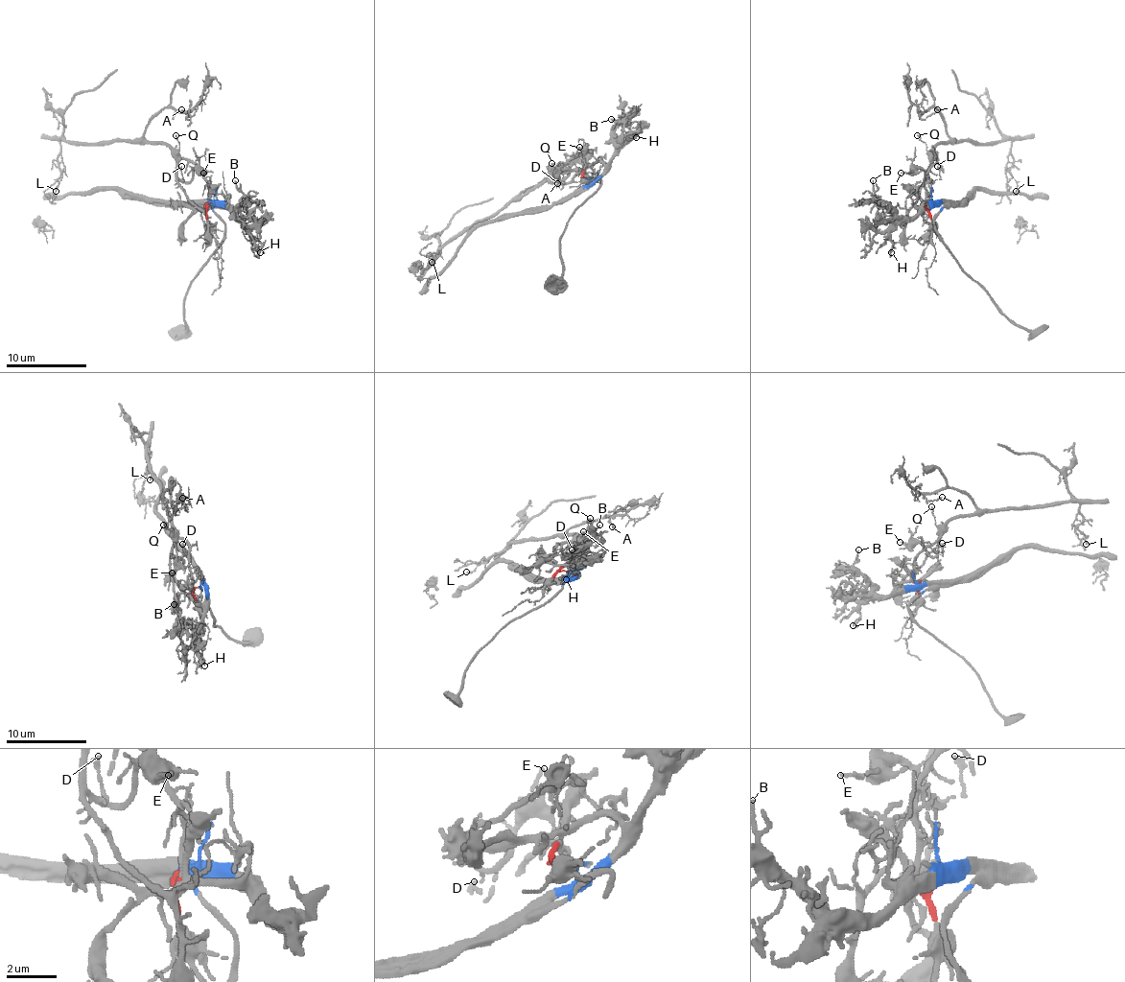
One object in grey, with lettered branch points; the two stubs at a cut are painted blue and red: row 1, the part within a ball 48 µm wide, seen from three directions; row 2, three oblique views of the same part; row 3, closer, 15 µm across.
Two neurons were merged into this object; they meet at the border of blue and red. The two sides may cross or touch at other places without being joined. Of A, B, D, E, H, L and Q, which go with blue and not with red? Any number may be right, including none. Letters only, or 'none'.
B, H

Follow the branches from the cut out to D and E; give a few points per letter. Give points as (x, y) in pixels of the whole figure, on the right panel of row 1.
D: (930, 202), (928, 210), (925, 175), (937, 159), (928, 170), (932, 180), (939, 177), (937, 166)
E: (930, 202), (928, 210), (925, 175), (937, 159), (932, 162), (928, 175), (932, 182), (923, 170), (901, 172)

